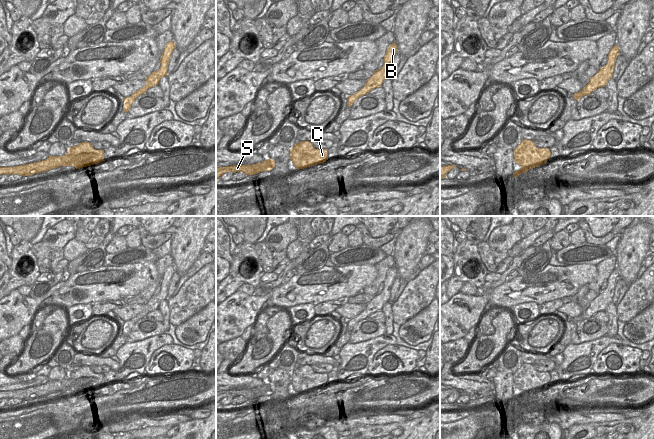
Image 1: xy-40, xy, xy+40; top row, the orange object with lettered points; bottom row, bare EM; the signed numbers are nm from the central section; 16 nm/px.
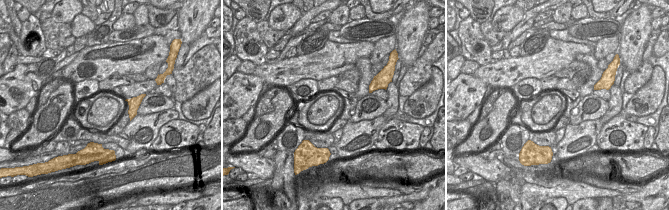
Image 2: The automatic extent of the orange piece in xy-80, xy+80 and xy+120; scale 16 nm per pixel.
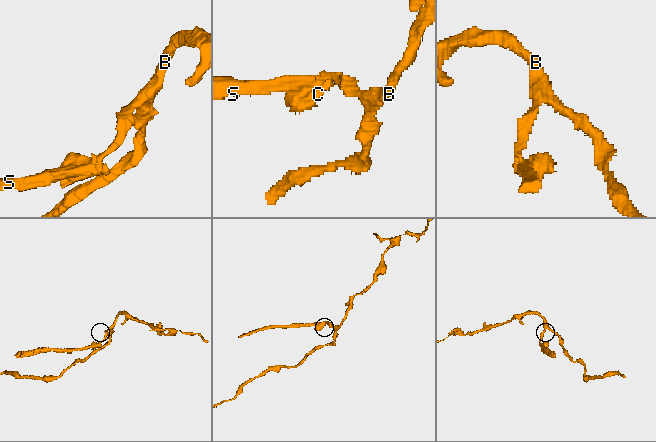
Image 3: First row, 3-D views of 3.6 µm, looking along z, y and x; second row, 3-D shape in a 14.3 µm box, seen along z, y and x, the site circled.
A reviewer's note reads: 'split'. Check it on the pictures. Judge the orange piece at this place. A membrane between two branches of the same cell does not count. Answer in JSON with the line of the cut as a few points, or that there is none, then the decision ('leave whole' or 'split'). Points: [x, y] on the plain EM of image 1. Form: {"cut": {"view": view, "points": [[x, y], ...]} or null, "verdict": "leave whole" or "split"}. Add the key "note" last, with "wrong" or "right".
{"cut": {"view": "xy", "points": [[366, 305], [369, 308], [378, 310]]}, "verdict": "split", "note": "right"}

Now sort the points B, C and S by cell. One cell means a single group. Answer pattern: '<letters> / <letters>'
B / C S

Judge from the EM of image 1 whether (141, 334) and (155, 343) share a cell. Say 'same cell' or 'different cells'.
different cells

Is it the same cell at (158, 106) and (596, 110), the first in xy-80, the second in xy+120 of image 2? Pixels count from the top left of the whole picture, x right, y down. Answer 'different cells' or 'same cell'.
same cell

